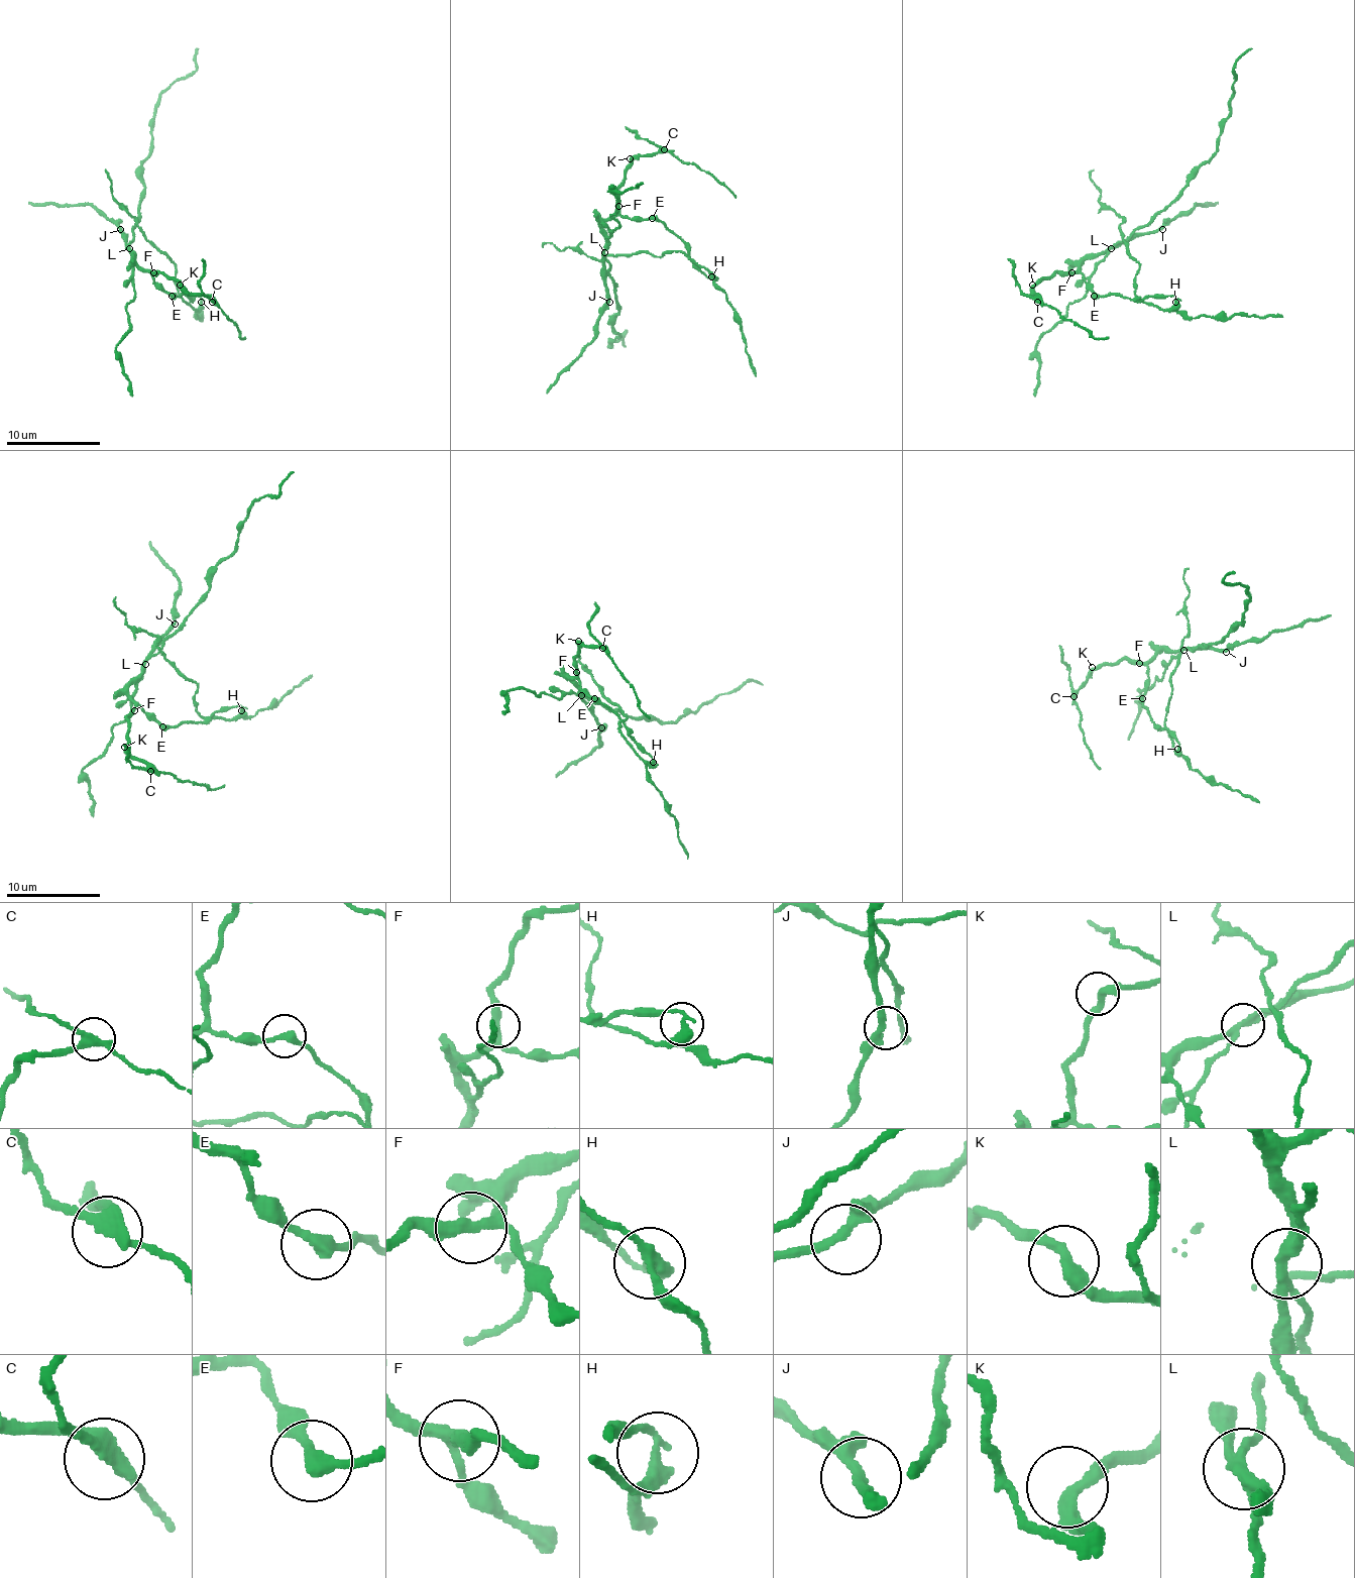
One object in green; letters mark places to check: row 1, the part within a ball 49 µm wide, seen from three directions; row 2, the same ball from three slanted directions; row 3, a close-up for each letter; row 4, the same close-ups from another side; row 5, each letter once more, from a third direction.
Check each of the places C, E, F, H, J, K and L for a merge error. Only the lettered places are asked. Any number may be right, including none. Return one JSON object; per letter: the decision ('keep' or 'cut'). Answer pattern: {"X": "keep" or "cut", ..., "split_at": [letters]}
{"C": "cut", "E": "keep", "F": "keep", "H": "cut", "J": "keep", "K": "keep", "L": "cut", "split_at": ["C", "H", "L"]}

